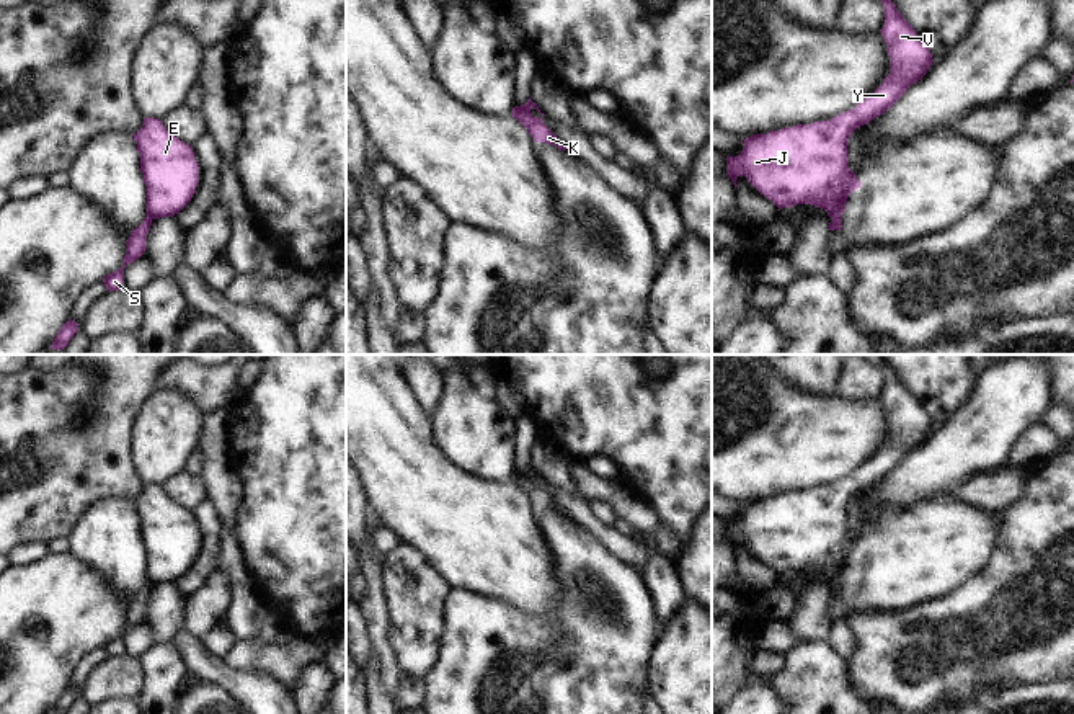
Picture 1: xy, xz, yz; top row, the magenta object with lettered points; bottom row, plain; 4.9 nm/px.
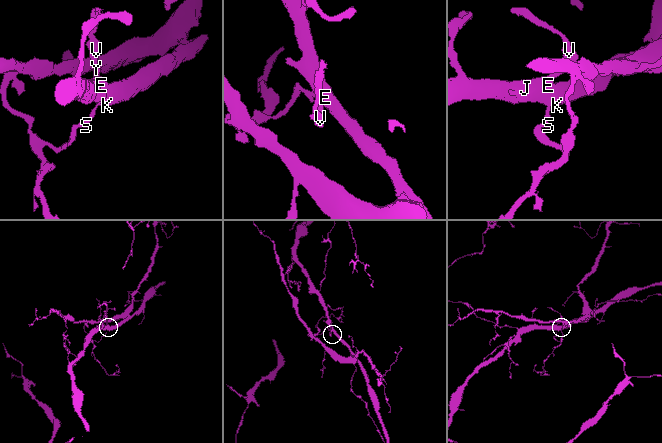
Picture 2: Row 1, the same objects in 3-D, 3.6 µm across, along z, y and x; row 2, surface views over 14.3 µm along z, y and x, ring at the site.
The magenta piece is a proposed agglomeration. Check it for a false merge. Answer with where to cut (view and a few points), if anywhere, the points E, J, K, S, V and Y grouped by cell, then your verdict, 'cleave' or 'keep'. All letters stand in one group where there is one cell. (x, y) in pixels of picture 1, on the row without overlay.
cut xy (147, 580), (150, 585); groups E J K V Y / S; cleave

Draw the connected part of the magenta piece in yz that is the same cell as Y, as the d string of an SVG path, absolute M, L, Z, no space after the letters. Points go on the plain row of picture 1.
M888 363L881 369L885 390L880 397L890 422L890 440L883 449L854 475L828 487L746 503L739 521L726 521L726 541L734 552L743 541L779 577L811 570L829 583L842 582L847 562L860 554L847 533L850 500L888 477L934 428L929 413L896 371Z

